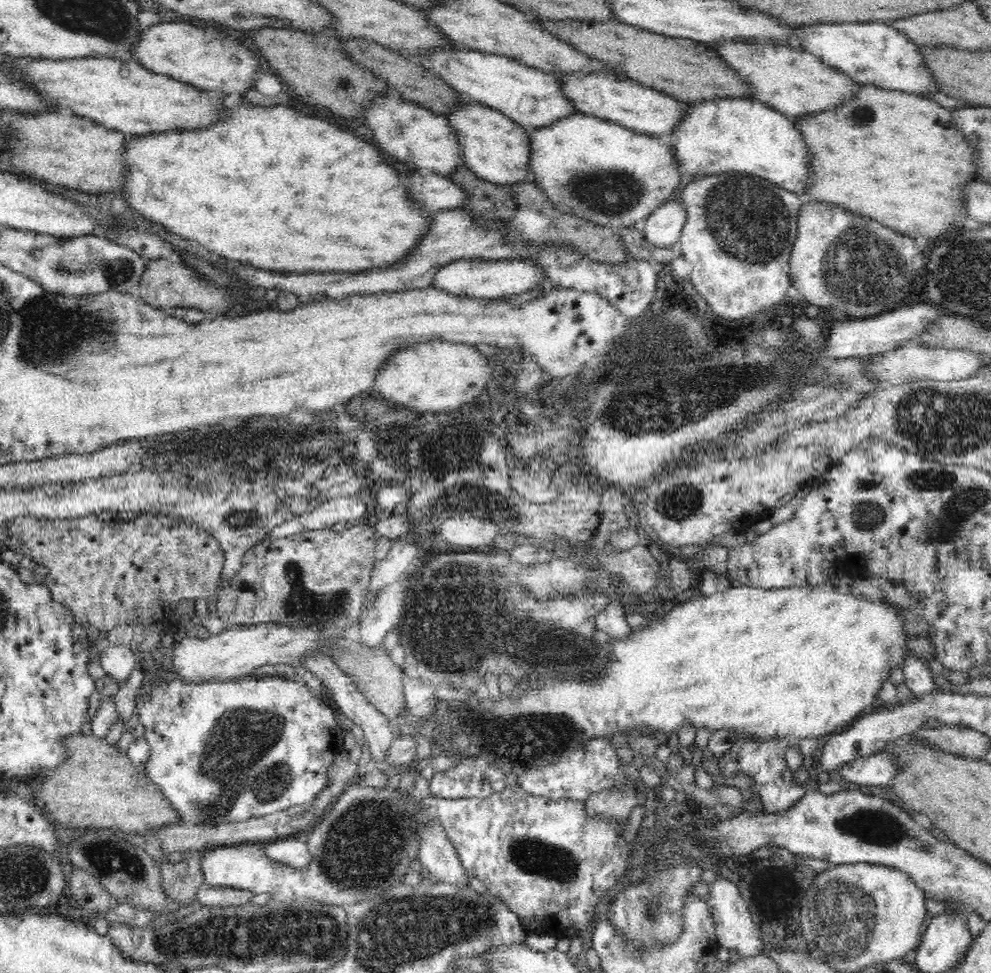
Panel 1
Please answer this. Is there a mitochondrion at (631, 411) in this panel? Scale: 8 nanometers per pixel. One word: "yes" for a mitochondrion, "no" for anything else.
yes

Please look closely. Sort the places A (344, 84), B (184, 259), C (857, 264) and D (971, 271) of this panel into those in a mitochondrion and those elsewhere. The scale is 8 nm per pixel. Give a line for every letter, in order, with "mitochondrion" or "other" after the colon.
A: other
B: other
C: mitochondrion
D: mitochondrion

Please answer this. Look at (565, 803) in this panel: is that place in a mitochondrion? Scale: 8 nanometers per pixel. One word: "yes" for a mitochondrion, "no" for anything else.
no

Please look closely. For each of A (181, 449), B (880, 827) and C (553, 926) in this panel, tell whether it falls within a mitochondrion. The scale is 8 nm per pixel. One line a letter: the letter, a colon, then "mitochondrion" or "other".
A: other
B: mitochondrion
C: other

